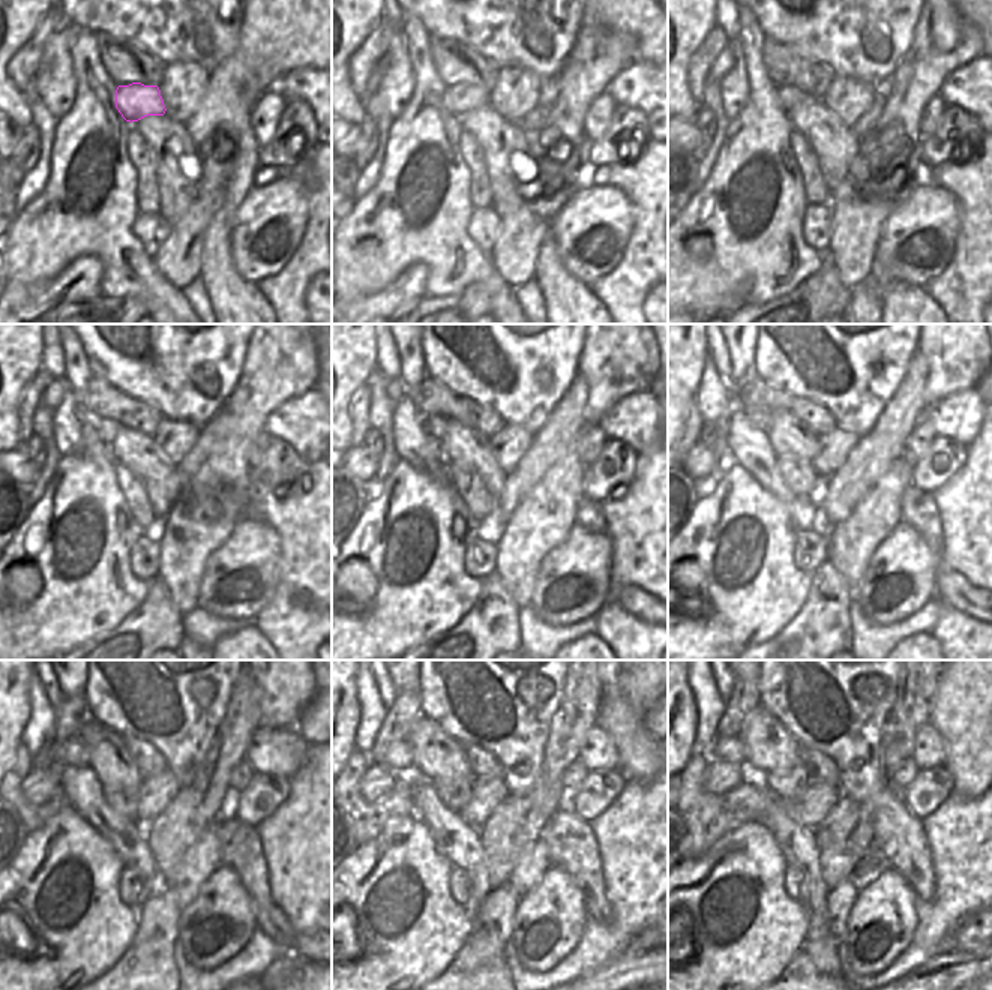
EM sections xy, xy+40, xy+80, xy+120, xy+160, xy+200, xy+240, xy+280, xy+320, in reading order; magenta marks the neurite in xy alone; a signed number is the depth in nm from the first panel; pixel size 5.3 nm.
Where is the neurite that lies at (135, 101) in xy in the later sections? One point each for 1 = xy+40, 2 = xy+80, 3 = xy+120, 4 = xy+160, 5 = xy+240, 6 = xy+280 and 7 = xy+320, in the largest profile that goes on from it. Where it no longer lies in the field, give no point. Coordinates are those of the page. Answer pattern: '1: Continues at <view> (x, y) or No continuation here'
1: Continues at xy+40 (459, 99)
2: Continues at xy+80 (790, 96)
3: Continues at xy+120 (107, 428)
4: Continues at xy+160 (435, 425)
5: Continues at xy+240 (72, 752)
6: Continues at xy+280 (398, 758)
7: Continues at xy+320 (730, 749).

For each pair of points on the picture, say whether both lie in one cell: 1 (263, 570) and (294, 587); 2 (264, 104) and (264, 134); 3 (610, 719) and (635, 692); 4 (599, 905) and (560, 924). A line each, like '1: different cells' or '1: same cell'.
1: different cells
2: same cell
3: same cell
4: different cells

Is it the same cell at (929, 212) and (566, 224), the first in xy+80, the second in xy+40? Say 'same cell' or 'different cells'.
same cell

